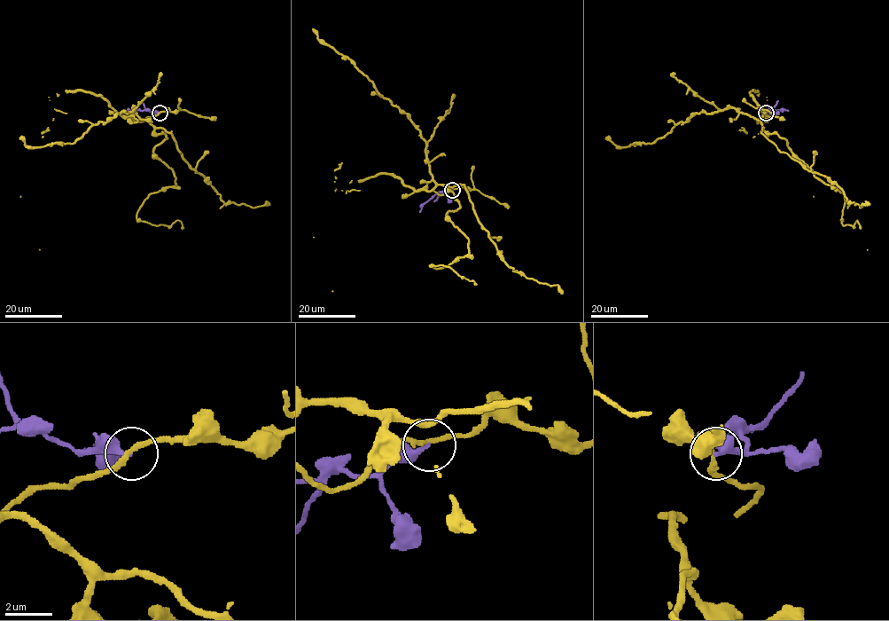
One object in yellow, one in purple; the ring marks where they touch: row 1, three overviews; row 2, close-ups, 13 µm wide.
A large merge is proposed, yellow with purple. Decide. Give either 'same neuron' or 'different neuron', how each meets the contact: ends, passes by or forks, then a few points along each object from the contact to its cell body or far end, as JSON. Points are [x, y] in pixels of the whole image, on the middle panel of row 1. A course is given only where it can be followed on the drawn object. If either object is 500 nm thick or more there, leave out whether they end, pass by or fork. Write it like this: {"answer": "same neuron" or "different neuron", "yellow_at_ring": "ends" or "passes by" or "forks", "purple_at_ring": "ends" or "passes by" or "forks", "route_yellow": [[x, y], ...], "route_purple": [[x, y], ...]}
{"answer": "different neuron", "yellow_at_ring": "passes by", "purple_at_ring": "ends", "route_yellow": [[452, 190], [433, 189], [444, 184], [460, 205], [447, 216], [468, 239], [468, 255], [443, 268], [332, 291]], "route_purple": [[452, 190], [435, 193], [422, 205], [419, 211]]}

